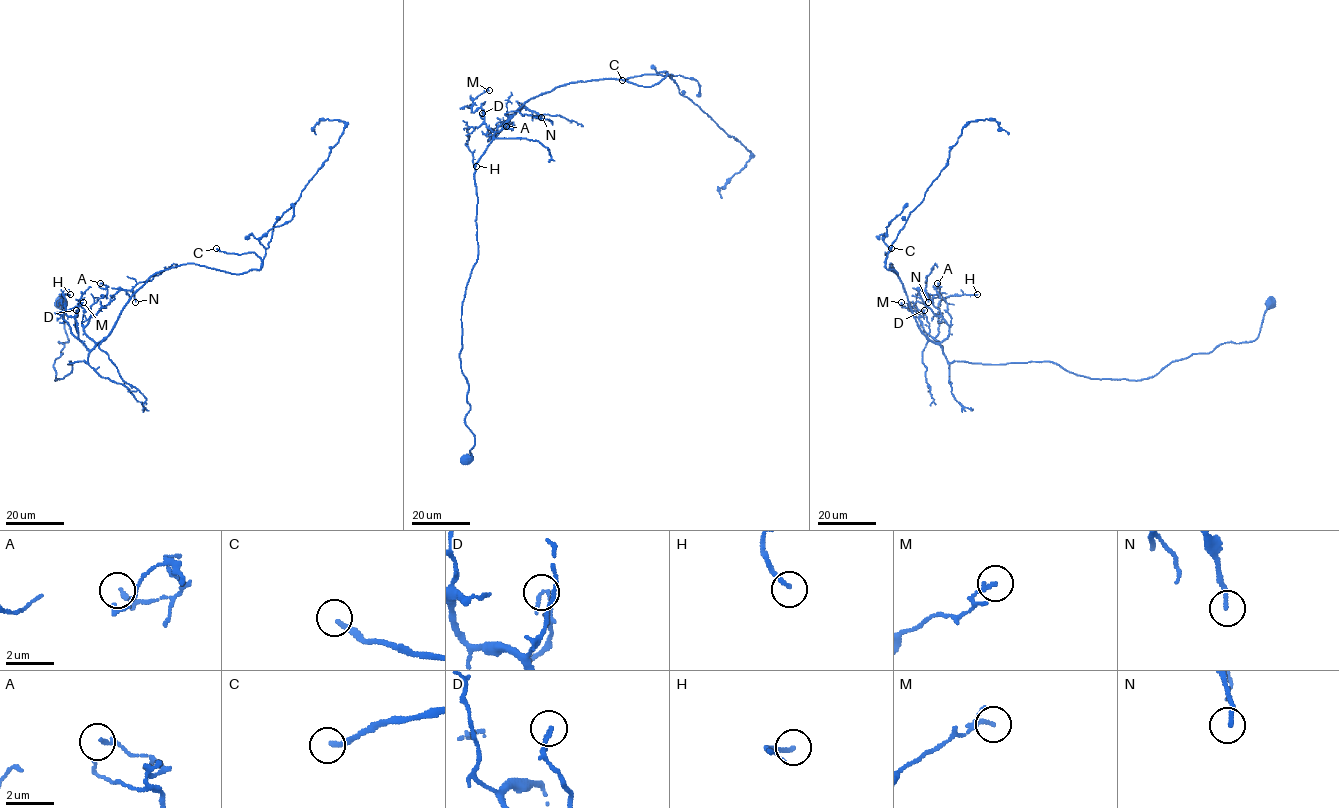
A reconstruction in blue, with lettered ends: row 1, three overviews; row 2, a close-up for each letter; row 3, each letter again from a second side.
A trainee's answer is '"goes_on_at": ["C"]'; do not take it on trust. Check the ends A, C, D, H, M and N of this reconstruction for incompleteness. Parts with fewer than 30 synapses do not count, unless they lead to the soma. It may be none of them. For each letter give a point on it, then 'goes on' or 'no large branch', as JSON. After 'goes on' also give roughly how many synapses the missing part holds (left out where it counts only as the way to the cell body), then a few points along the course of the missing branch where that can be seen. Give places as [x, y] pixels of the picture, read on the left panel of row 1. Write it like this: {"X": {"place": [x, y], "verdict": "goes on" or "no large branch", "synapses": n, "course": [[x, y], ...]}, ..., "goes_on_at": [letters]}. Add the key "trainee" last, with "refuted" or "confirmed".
{"A": {"place": [100, 283], "verdict": "no large branch"}, "C": {"place": [216, 248], "verdict": "goes on", "synapses": 70, "course": [[216, 248], [204, 253], [160, 256], [146, 260], [101, 245], [75, 216], [44, 170], [27, 161]]}, "D": {"place": [76, 310], "verdict": "no large branch"}, "H": {"place": [70, 294], "verdict": "no large branch"}, "M": {"place": [83, 302], "verdict": "no large branch"}, "N": {"place": [135, 302], "verdict": "no large branch"}, "goes_on_at": ["C"], "trainee": "confirmed"}

